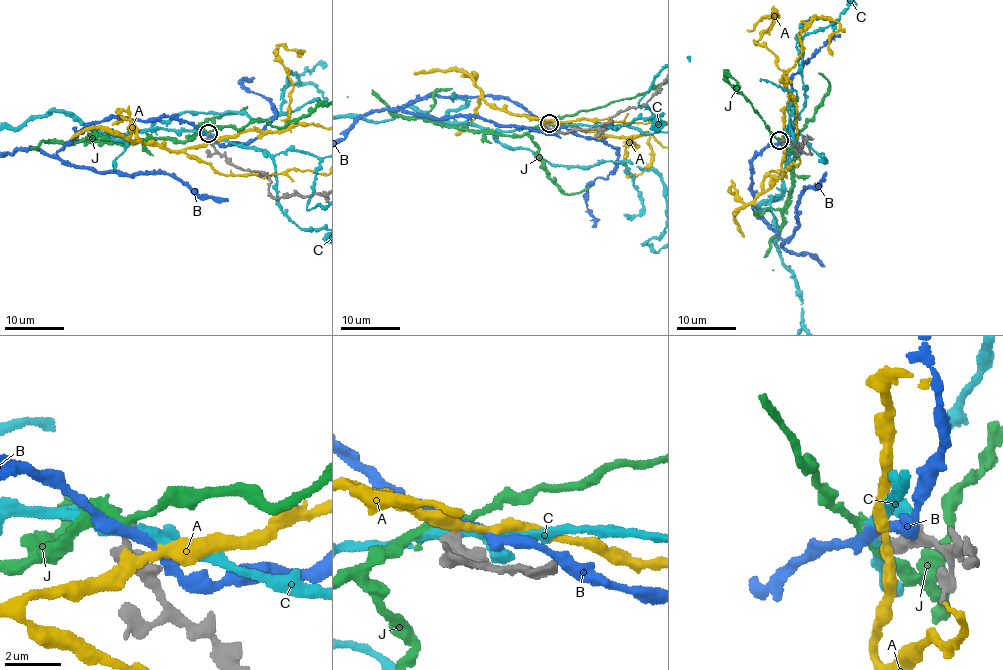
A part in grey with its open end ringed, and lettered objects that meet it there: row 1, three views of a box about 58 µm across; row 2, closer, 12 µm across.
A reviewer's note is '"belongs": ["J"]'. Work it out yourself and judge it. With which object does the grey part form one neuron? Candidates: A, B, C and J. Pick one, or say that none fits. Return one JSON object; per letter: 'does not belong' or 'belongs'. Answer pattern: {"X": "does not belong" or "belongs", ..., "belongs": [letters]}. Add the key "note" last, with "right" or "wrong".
{"A": "does not belong", "B": "does not belong", "C": "does not belong", "J": "belongs", "belongs": ["J"], "note": "right"}

